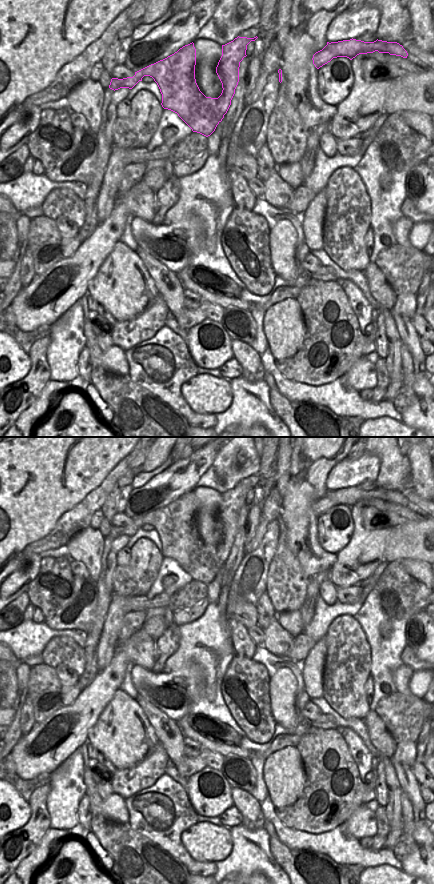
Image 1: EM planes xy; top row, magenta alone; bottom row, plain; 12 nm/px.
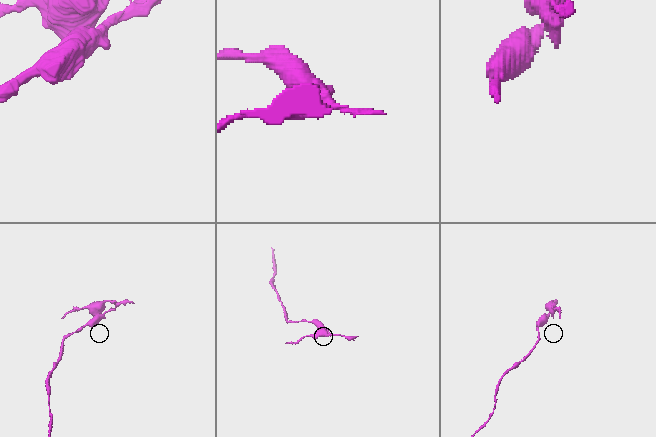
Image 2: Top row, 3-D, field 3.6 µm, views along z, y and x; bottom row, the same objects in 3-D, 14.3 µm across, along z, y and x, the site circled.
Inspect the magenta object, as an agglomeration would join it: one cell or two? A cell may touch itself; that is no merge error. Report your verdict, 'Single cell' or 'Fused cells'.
Fused cells.

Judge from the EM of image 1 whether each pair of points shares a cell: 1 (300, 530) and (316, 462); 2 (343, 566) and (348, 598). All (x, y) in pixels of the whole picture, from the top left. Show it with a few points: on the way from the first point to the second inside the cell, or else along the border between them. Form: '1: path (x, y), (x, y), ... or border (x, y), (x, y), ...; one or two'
1: path (300, 513), (300, 494), (308, 479); one
2: border (357, 584), (336, 587); two

